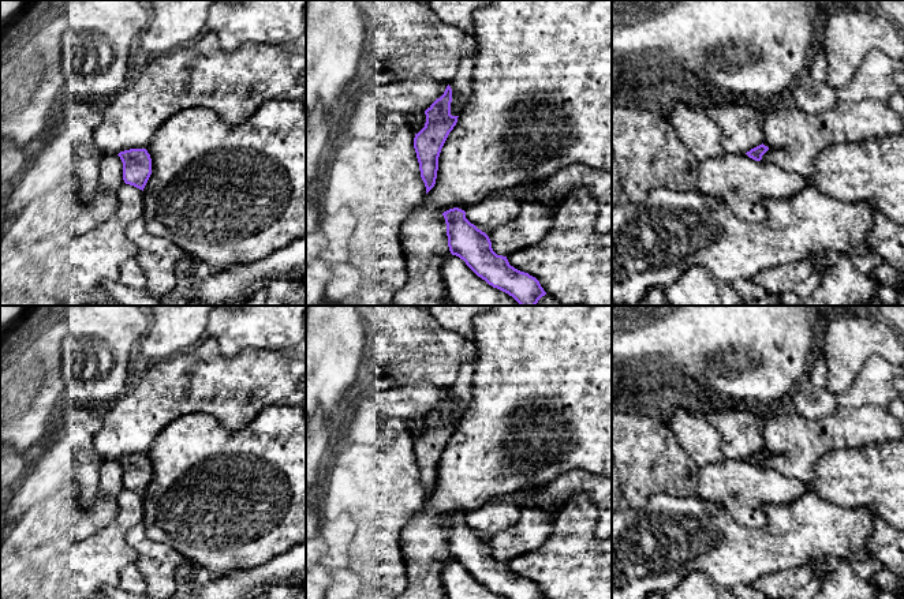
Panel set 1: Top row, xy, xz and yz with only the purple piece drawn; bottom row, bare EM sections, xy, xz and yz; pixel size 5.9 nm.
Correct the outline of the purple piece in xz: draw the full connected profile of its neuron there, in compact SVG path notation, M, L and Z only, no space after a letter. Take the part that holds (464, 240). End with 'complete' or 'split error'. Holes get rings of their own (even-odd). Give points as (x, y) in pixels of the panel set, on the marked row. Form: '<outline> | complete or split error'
M453 207L442 213L447 224L448 247L452 255L459 257L466 265L493 288L512 296L520 306L535 306L546 295L539 281L528 273L509 265L507 257L497 255L492 248L489 236L466 218L466 211Z | complete

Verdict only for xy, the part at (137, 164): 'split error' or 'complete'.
complete

